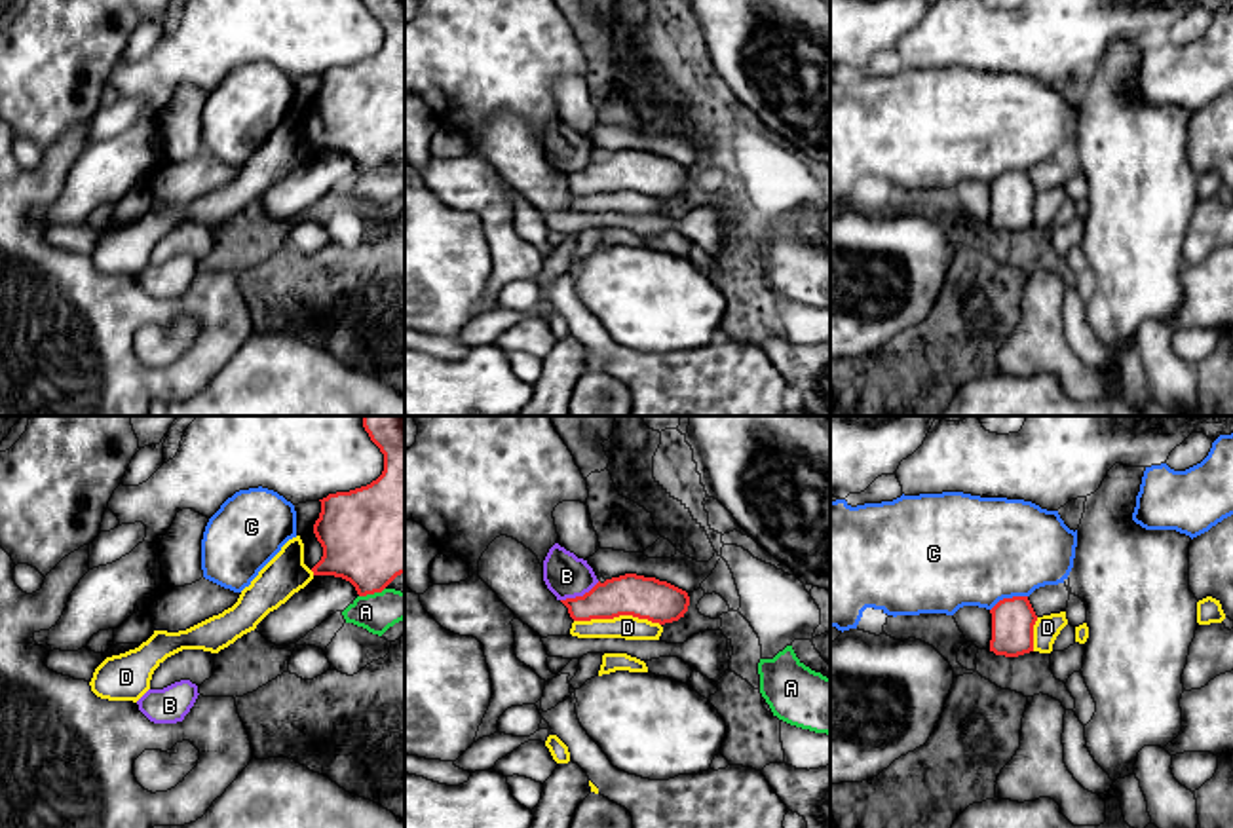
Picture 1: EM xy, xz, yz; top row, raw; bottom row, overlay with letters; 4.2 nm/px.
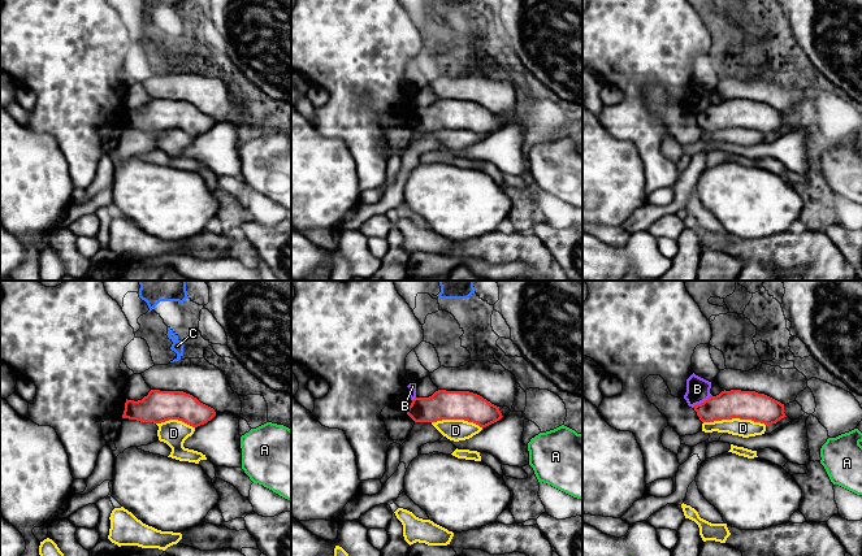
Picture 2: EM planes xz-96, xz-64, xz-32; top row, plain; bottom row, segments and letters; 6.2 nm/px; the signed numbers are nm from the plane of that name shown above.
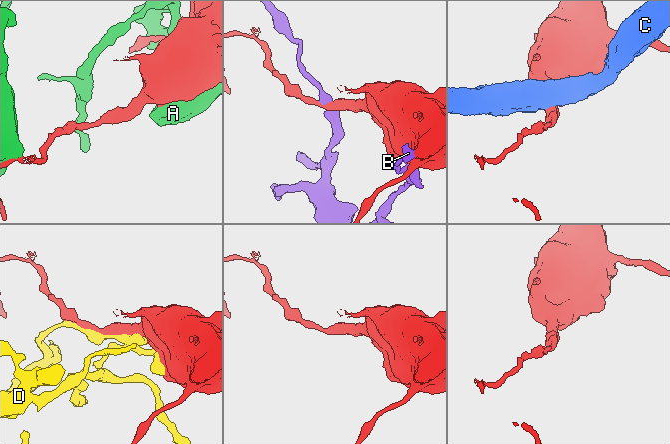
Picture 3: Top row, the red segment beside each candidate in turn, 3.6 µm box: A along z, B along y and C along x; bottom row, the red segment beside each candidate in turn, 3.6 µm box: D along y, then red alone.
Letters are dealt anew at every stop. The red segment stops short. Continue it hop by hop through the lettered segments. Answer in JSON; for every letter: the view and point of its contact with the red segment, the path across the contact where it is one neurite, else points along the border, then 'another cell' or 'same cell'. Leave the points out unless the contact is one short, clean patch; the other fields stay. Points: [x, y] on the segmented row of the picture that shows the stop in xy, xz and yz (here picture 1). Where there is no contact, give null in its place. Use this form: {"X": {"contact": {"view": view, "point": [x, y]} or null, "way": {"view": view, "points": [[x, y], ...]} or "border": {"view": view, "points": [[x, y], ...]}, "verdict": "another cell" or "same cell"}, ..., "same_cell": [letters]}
{"A": {"contact": {"view": "xy", "point": [371, 593]}, "verdict": "another cell"}, "B": {"contact": {"view": "xz", "point": [580, 597]}, "verdict": "another cell"}, "C": {"contact": {"view": "yz", "point": [1007, 599]}, "border": {"view": "yz", "points": [[1026, 595], [1002, 599], [990, 610]]}, "verdict": "another cell"}, "D": {"contact": {"view": "xz", "point": [618, 616]}, "verdict": "another cell"}, "same_cell": []}

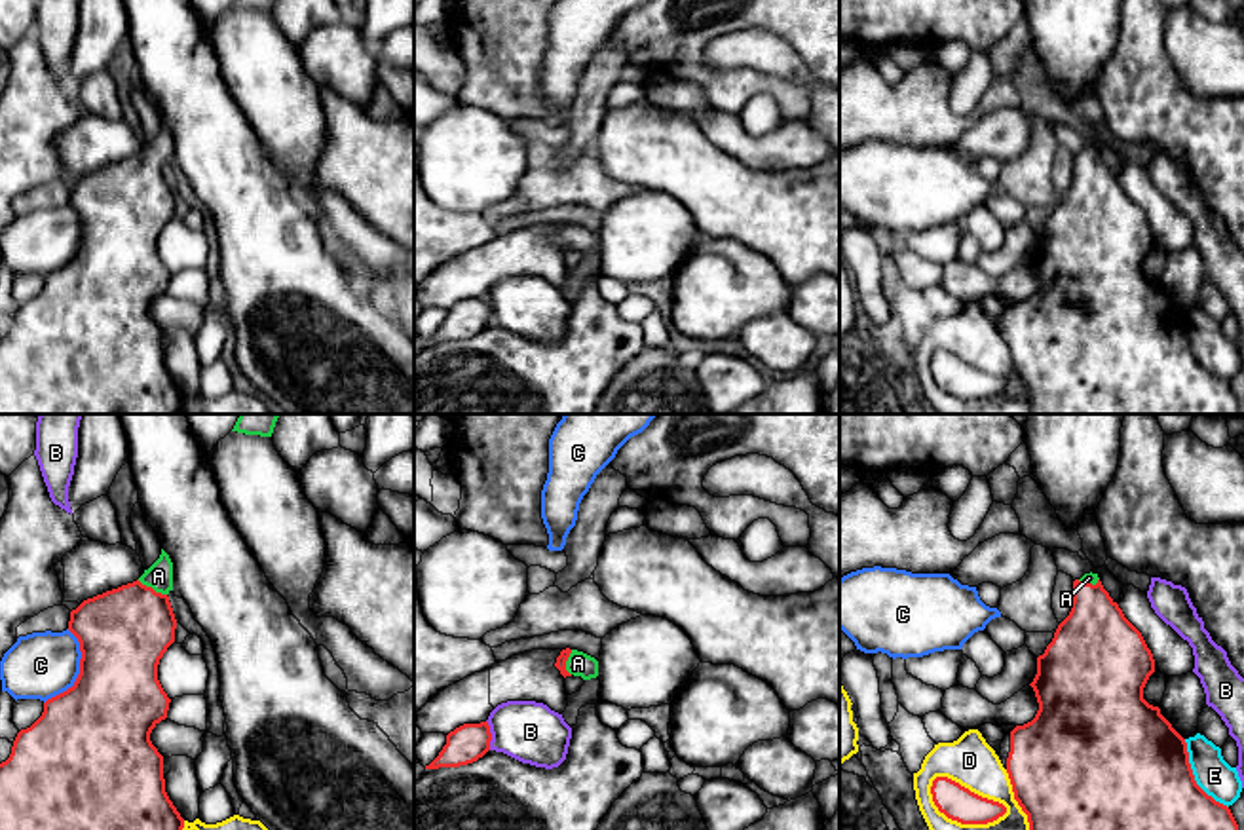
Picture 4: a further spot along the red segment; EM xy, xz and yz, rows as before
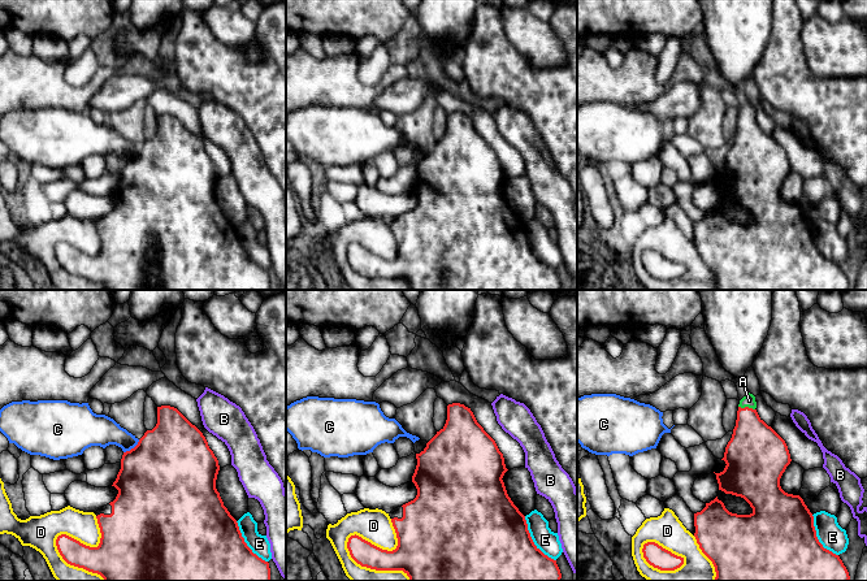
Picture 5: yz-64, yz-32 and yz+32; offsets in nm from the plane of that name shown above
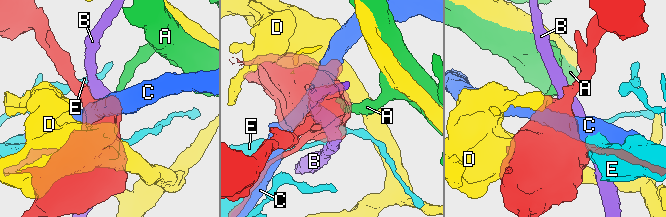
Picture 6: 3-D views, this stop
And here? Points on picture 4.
{"A": {"contact": {"view": "xy", "point": [150, 587]}, "way": {"view": "xy", "points": [[124, 633], [135, 622], [150, 587], [158, 576]]}, "verdict": "same cell"}, "B": {"contact": {"view": "xz", "point": [490, 735]}, "verdict": "another cell"}, "C": {"contact": {"view": "xy", "point": [80, 671]}, "verdict": "another cell"}, "D": {"contact": {"view": "yz", "point": [969, 791]}, "verdict": "another cell"}, "E": {"contact": {"view": "yz", "point": [1193, 777]}, "verdict": "another cell"}, "same_cell": ["A"]}

